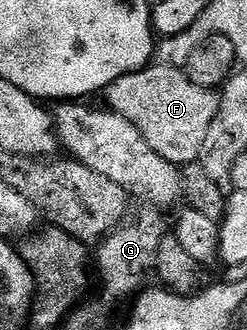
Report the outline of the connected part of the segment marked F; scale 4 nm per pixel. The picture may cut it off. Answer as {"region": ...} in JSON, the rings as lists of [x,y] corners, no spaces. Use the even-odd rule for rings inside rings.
{"region":[[[151,63],[145,69],[116,79],[104,90],[105,97],[105,104],[112,112],[124,115],[132,127],[142,132],[149,149],[173,165],[185,167],[198,161],[208,127],[212,127],[212,119],[216,117],[219,94],[196,87],[183,70]]]}

